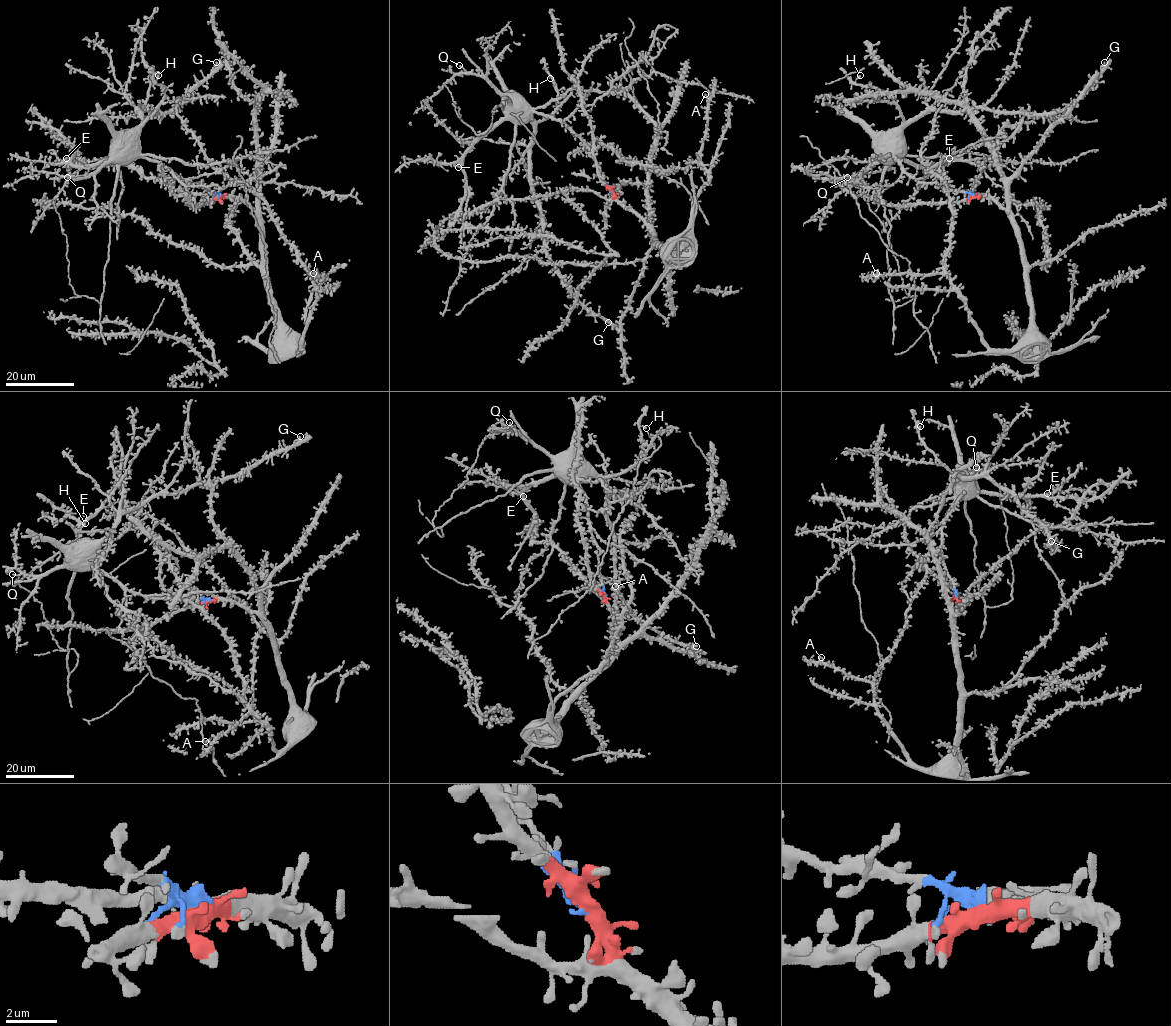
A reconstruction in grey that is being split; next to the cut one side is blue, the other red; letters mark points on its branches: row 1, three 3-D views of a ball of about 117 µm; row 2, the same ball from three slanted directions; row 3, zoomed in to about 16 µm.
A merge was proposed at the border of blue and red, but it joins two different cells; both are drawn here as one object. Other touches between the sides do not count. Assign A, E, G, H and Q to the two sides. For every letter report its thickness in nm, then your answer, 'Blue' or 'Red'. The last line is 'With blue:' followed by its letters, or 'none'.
A: Thickness 260 nm. Red
E: Thickness 280 nm. Blue
G: Thickness 280 nm. Blue
H: Thickness 420 nm. Blue
Q: Thickness 200 nm. Blue
With blue: E, G, H, Q

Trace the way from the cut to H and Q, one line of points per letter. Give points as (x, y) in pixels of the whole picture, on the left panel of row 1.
H: (219, 195), (201, 183), (183, 181), (142, 154), (140, 126), (166, 88), (156, 82), (158, 76)
Q: (219, 195), (208, 191), (201, 183), (183, 181), (156, 162), (145, 158), (107, 160), (92, 173), (67, 177)

